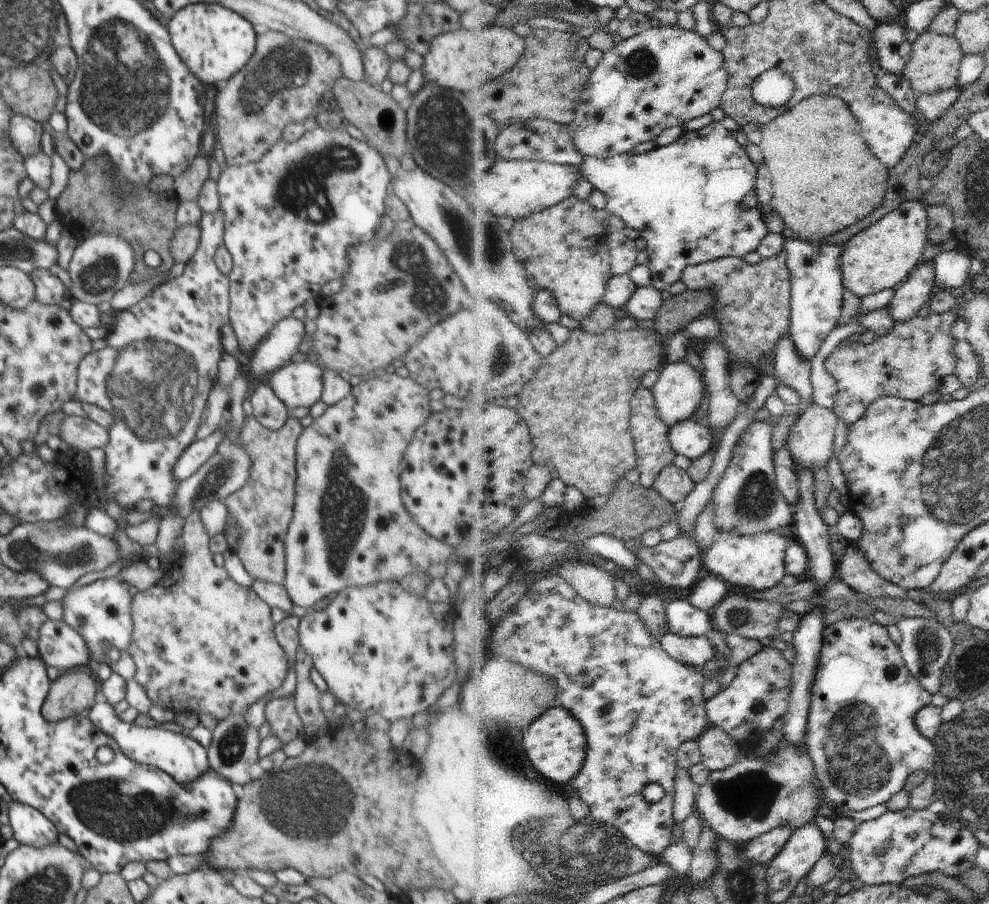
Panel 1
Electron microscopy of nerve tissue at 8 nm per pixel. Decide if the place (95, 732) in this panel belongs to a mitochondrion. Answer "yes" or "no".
no

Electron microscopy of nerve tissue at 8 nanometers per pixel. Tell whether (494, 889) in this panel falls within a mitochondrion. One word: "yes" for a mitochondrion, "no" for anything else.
no

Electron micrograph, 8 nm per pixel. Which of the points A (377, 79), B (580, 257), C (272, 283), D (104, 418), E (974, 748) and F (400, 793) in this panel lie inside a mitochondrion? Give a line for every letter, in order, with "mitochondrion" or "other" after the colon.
A: other
B: other
C: other
D: mitochondrion
E: mitochondrion
F: other

